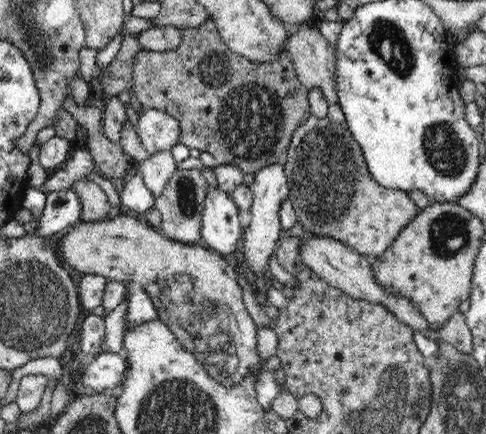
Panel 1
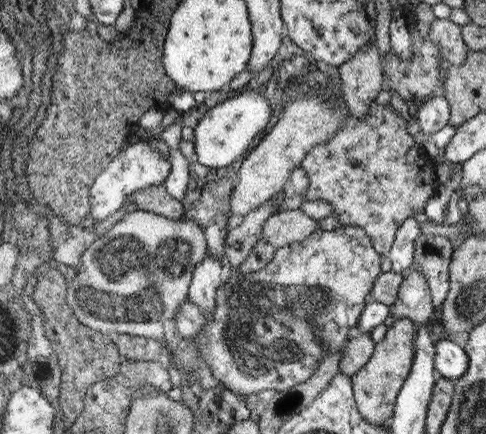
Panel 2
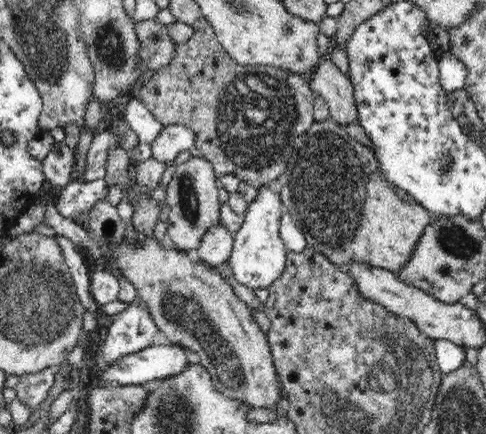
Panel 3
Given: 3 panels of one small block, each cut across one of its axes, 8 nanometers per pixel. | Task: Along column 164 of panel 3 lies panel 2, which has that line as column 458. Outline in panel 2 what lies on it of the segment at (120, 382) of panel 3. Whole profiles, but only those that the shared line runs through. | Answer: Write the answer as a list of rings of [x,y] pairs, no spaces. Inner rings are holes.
[[[439,340],[435,344],[435,370],[439,372],[441,378],[457,380],[465,374],[467,366],[469,360],[463,348],[459,348],[449,340]]]

